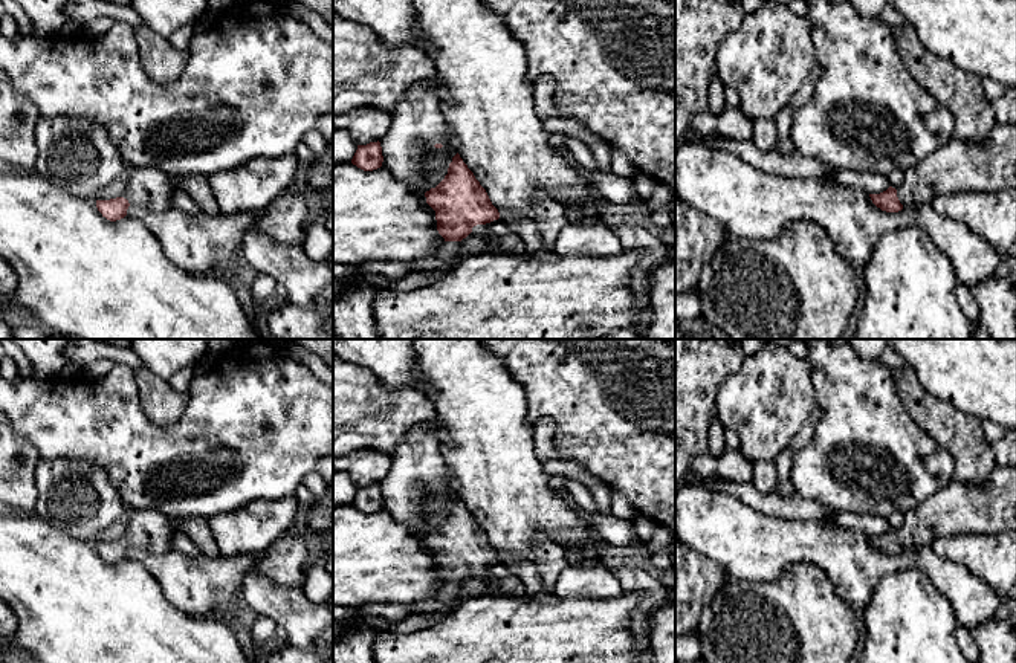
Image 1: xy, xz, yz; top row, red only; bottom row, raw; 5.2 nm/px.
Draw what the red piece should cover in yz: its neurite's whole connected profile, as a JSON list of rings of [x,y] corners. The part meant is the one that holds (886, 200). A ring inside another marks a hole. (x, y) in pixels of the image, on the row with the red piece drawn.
[[[996,124],[979,144],[953,137],[906,170],[900,186],[869,197],[882,211],[898,212],[932,203],[941,194],[1010,188],[1016,188],[1016,124]]]

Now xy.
[[[131,168],[122,197],[96,200],[96,208],[110,222],[127,215],[130,205],[147,211],[167,211],[171,208],[174,192],[171,177],[156,168]]]

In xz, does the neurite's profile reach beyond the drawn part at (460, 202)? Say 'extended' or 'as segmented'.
extended

